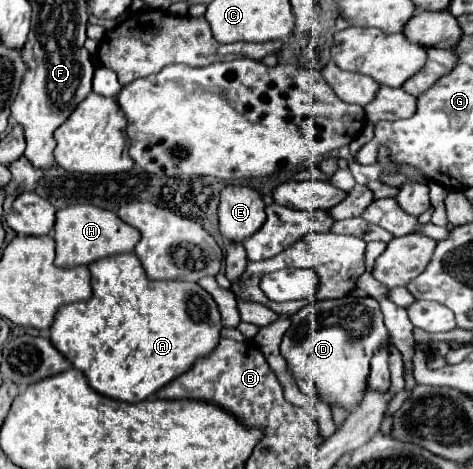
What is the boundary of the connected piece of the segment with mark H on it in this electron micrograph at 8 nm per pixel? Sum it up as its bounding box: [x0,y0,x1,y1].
[55,204,139,268]

